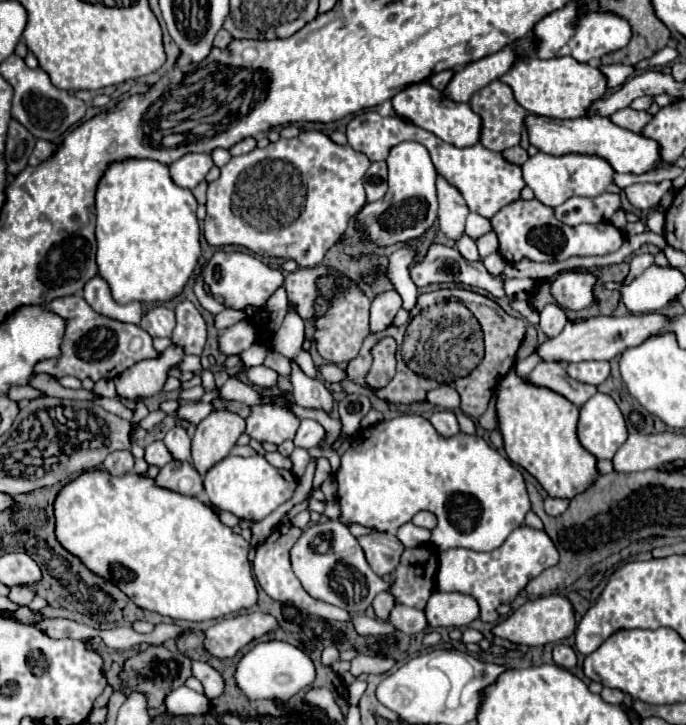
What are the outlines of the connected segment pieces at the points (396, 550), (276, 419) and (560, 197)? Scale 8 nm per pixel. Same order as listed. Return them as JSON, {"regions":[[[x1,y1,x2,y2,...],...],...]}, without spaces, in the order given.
{"regions":[[[370,533,364,537,358,537,358,543,364,549,372,571,380,577,394,573,404,553,404,545,392,533]],[[284,393,270,395,270,403,252,405,246,417,246,435,256,441,280,445,286,439,294,439,300,419,290,411,288,397]],[[538,151,534,157,530,157,522,165,522,173,524,173,526,185,534,191,534,197,548,207,558,207,576,195,598,197,606,191,618,191,618,187,612,181,614,169,610,167,610,163,600,159,600,157,592,157,592,155,554,157,554,155,546,155,546,153]]]}

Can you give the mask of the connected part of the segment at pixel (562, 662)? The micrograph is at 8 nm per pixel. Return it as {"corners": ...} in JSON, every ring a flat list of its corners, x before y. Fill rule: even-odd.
{"corners":[[556,645,552,649,552,659,556,665,560,665,564,669,570,669,576,665,576,653,570,645]]}

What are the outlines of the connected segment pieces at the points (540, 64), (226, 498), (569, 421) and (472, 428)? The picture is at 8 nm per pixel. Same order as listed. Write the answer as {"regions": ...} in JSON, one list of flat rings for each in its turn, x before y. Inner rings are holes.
{"regions":[[[532,55,528,59,518,59,514,67,502,77,502,81,512,87,516,101,526,111,556,119,584,117,590,105,602,99,608,91,606,75,590,63,578,63,574,57,556,57,544,61]],[[230,455,220,463,216,463,204,475,204,489,206,489,208,501,246,521,262,521,264,517,268,517,278,505,282,505,294,495,296,485,298,485,298,479,292,471,276,469,260,455,254,455,254,457]],[[514,367,496,389,496,417,508,459,524,467,552,497,576,497,596,477,596,457,588,453,578,437,578,407,552,389,536,387,518,377]],[[456,411,456,417,458,417,458,423,460,423,460,431,462,433,468,433,468,435,474,435,476,433,476,425,474,425,474,421,468,415,464,415,462,411]]]}

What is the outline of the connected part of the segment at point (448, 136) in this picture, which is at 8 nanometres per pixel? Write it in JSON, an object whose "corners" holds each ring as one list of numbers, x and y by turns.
{"corners":[[416,83,416,85,408,85,404,87,394,99,392,99,394,111,400,117,410,119,414,125,434,133,436,137,440,137,442,141,454,145,454,147,472,147,476,143,480,143,480,129,482,129,482,121,480,115,472,111,470,103,454,103,450,99,444,99,440,91,436,91,430,83]]}

